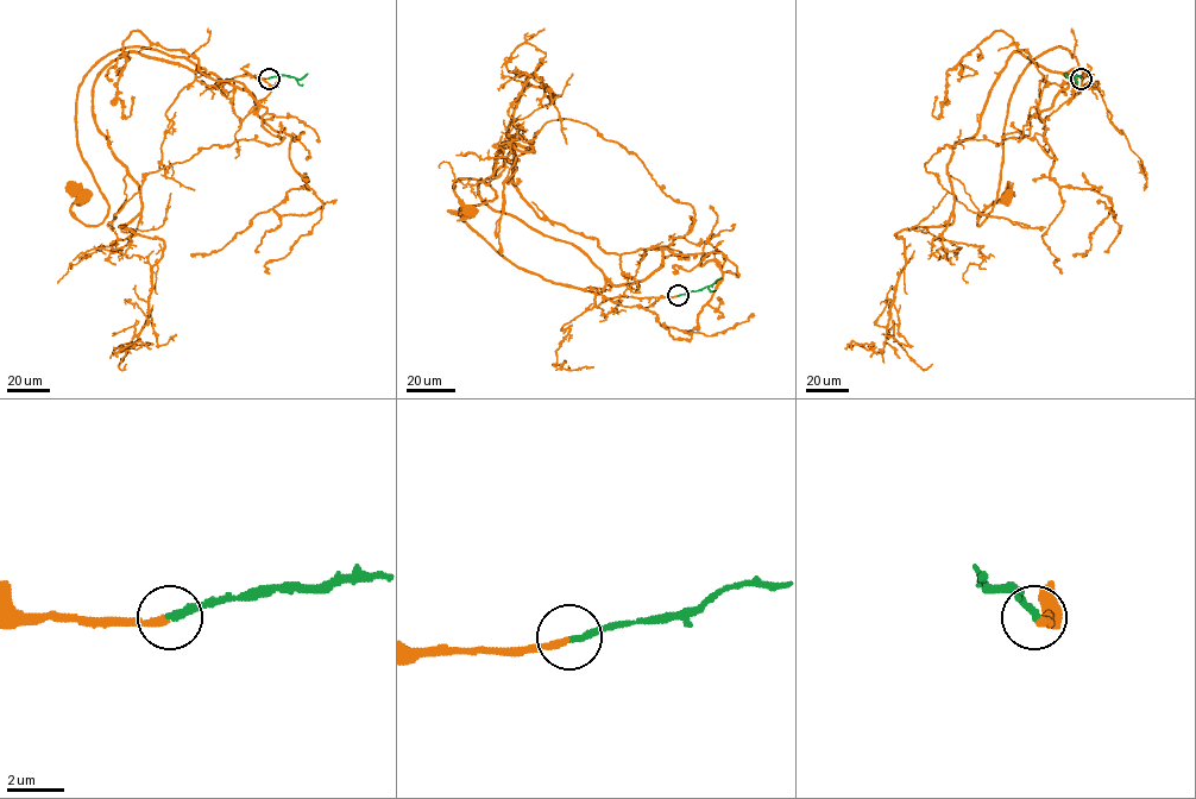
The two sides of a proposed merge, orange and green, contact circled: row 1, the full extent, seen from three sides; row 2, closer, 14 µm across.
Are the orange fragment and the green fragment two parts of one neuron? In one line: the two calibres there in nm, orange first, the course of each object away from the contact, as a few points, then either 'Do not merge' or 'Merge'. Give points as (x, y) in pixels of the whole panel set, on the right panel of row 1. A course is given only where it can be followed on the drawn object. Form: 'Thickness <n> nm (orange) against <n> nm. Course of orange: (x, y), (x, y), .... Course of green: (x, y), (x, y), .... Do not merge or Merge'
Thickness 240 nm (orange) against 240 nm. Course of orange: (1081, 79), (1089, 80), (1062, 46), (1019, 77), (998, 199), (977, 225), (1008, 197). Course of green: (1081, 79), (1076, 75), (1071, 79), (1065, 74). Merge

